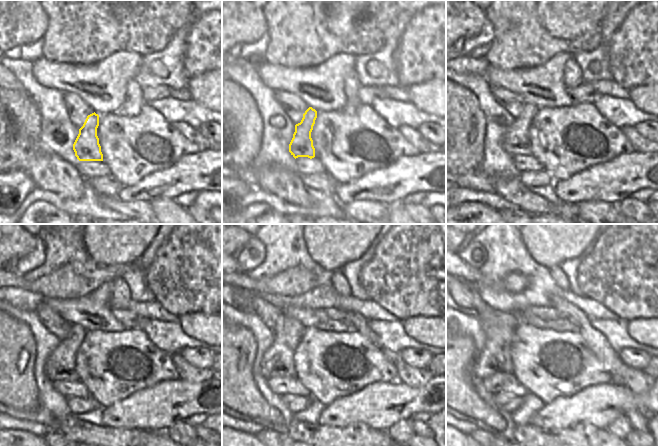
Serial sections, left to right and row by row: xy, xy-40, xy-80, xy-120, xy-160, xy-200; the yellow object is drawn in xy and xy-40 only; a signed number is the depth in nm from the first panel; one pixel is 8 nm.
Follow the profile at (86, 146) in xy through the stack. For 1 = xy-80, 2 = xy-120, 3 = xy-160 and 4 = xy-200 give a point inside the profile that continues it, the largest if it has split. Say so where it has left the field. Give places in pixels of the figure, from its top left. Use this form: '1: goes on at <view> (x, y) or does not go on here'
1: goes on at xy-80 (516, 142)
2: goes on at xy-120 (60, 365)
3: goes on at xy-160 (277, 361)
4: goes on at xy-200 (499, 327)

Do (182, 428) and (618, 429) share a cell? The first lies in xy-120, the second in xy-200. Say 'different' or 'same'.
same

